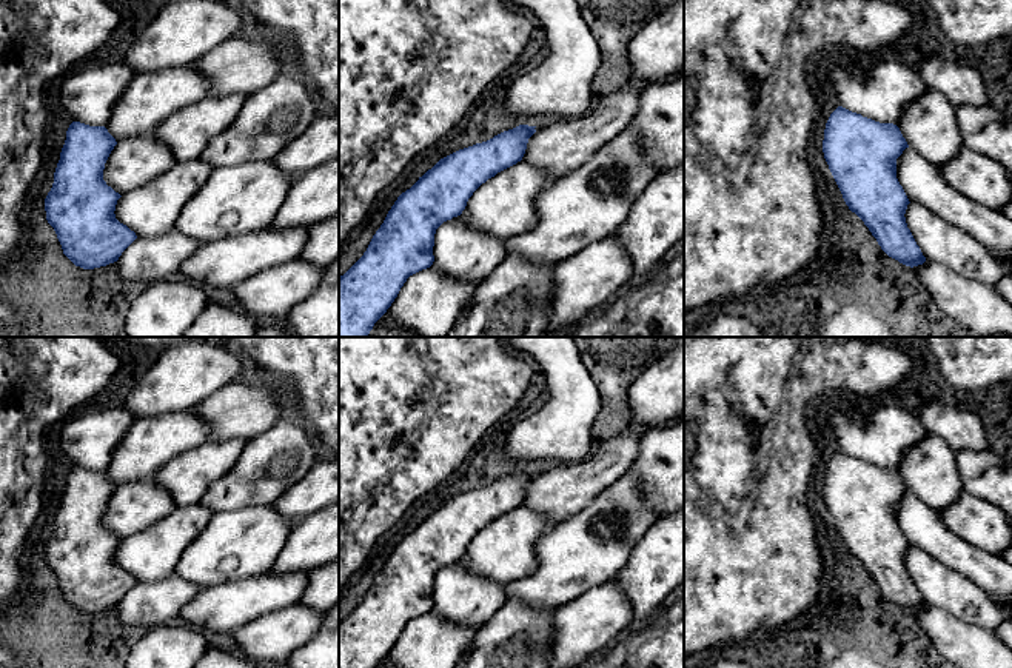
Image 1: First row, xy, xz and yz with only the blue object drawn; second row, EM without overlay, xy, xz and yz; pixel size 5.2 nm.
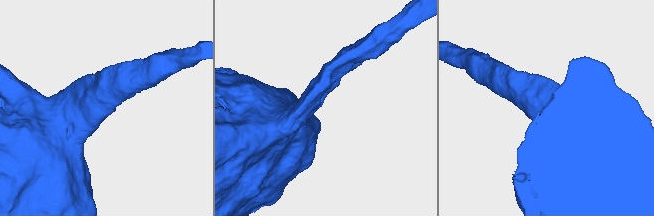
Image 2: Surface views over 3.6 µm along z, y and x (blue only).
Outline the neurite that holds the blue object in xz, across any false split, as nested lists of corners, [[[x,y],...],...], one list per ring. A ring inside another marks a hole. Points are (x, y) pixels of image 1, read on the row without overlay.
[[[519,469],[459,494],[402,537],[364,600],[339,622],[339,668],[376,668],[407,623],[433,610],[436,574],[461,560],[482,528],[522,505],[534,473]]]

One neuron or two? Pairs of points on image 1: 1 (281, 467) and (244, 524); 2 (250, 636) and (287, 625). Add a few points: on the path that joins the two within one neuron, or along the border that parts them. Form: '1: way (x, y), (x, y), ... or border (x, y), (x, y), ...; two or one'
1: border (271, 504), (219, 511); two
2: way (259, 636), (278, 634); one

